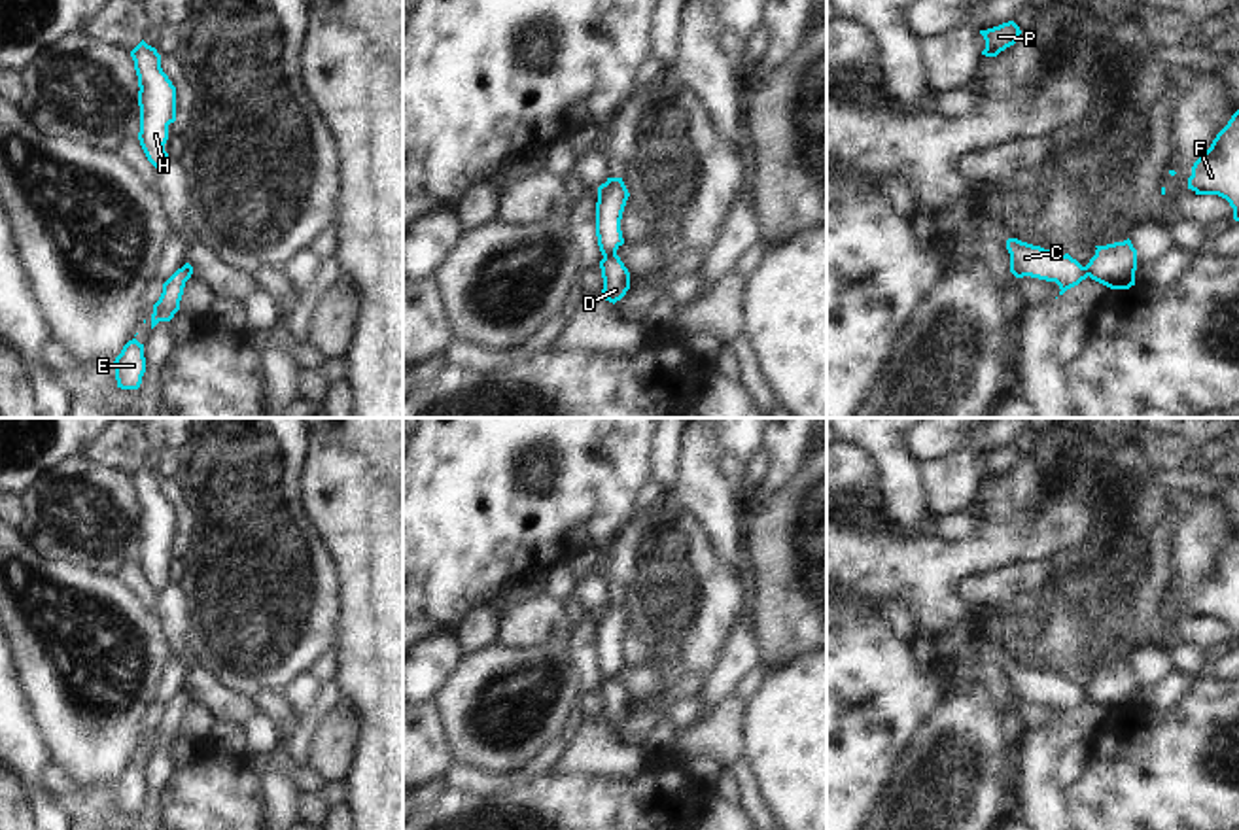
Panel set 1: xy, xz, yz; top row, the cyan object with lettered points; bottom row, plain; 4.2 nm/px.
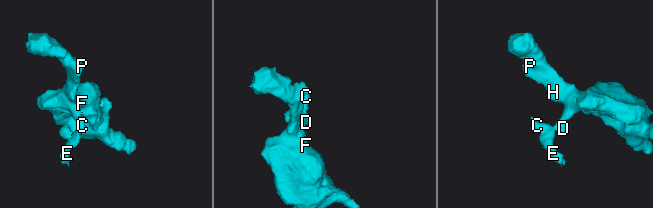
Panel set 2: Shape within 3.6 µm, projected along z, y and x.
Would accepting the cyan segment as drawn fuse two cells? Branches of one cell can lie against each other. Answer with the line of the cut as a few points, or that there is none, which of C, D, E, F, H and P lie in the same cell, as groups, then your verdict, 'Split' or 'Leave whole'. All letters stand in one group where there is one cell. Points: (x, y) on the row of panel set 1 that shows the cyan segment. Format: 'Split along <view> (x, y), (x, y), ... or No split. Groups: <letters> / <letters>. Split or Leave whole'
Split along xz (615, 252), (604, 258). Groups: C E / D F H P. Split

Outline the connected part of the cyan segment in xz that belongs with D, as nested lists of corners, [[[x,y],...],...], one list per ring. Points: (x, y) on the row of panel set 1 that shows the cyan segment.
[[[617,253],[603,257],[600,268],[603,278],[602,297],[615,304],[630,289],[630,272]]]

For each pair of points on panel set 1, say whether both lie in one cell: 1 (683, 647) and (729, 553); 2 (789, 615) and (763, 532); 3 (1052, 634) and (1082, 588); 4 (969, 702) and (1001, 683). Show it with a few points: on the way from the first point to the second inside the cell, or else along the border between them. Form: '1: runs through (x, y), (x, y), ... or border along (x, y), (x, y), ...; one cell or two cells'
1: border along (700, 524), (715, 553), (736, 573), (746, 577); two cells
2: runs through (789, 594), (789, 558), (784, 553); one cell
3: runs through (1064, 622), (1077, 609), (1079, 600); one cell
4: border along (973, 677), (992, 692), (1011, 728); two cells

